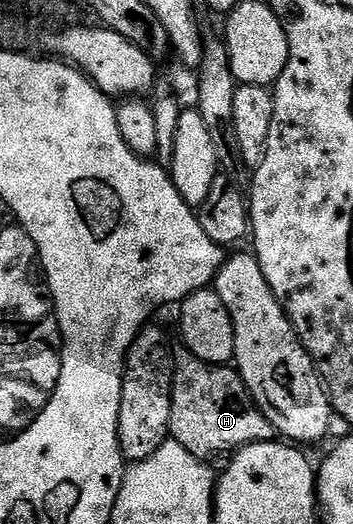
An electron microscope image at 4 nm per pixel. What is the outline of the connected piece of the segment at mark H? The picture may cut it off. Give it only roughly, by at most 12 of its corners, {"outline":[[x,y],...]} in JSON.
{"outline":[[176,349],[170,437],[212,460],[276,441],[238,370]]}

